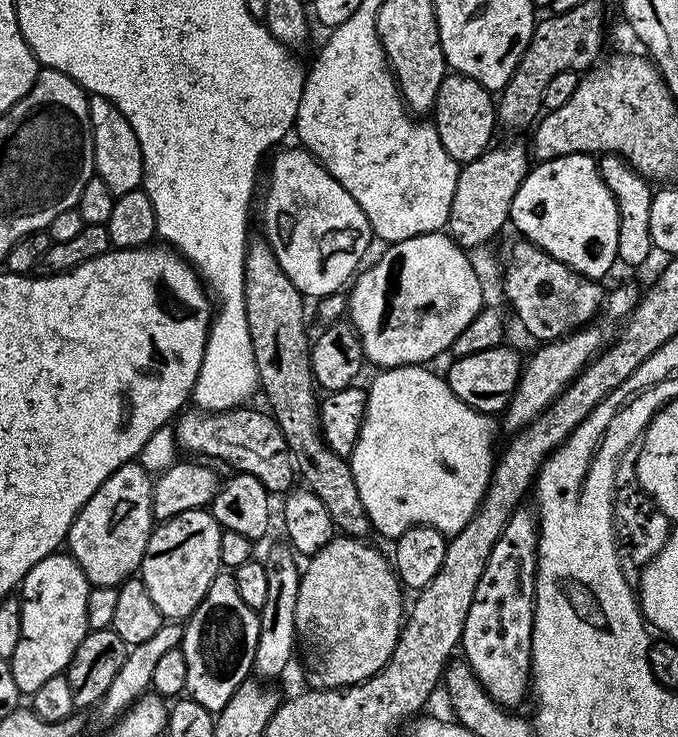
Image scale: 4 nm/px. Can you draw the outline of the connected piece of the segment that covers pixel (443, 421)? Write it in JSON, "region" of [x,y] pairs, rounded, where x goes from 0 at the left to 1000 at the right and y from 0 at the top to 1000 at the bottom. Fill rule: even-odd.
{"region":[[[591,494],[587,499],[568,499],[556,503],[555,517],[549,522],[541,522],[543,550],[537,563],[537,577],[531,585],[528,600],[522,605],[516,620],[518,635],[522,646],[522,654],[527,655],[528,676],[534,678],[534,687],[538,688],[540,697],[546,703],[550,718],[566,727],[583,730],[590,727],[599,719],[605,719],[618,711],[634,714],[640,719],[653,722],[656,729],[673,727],[693,708],[693,703],[705,692],[714,672],[720,665],[720,655],[726,653],[726,638],[735,623],[735,607],[732,608],[732,581],[726,577],[727,566],[693,552],[681,540],[664,529],[659,514],[653,509],[642,510],[636,505],[636,498],[617,494]]]}

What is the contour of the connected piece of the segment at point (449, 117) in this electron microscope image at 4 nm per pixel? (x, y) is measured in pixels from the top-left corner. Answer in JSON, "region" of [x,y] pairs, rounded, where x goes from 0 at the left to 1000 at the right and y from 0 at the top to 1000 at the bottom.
{"region":[[[677,100],[656,102],[652,117],[646,117],[640,167],[658,209],[664,209],[664,214],[670,214],[674,223],[692,223],[720,205],[727,194],[726,183],[735,178],[732,145],[733,137],[727,126],[718,125],[709,114],[699,111],[699,106]]]}

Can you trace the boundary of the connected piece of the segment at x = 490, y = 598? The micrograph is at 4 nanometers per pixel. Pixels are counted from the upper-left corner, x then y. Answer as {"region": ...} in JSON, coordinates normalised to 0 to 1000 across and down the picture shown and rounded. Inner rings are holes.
{"region":[[[777,687],[761,689],[723,749],[699,815],[689,829],[678,882],[721,946],[742,961],[761,961],[782,934],[785,858],[791,821],[794,703]]]}

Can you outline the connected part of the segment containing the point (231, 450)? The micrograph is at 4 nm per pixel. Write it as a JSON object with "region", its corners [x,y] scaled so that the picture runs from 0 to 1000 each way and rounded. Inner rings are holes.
{"region":[[[373,551],[341,554],[332,559],[299,556],[267,558],[257,575],[261,604],[277,613],[291,613],[291,620],[314,619],[332,624],[348,640],[367,640],[397,669],[423,669],[432,661],[434,623],[419,600],[416,583],[406,567],[394,558],[382,559]]]}

